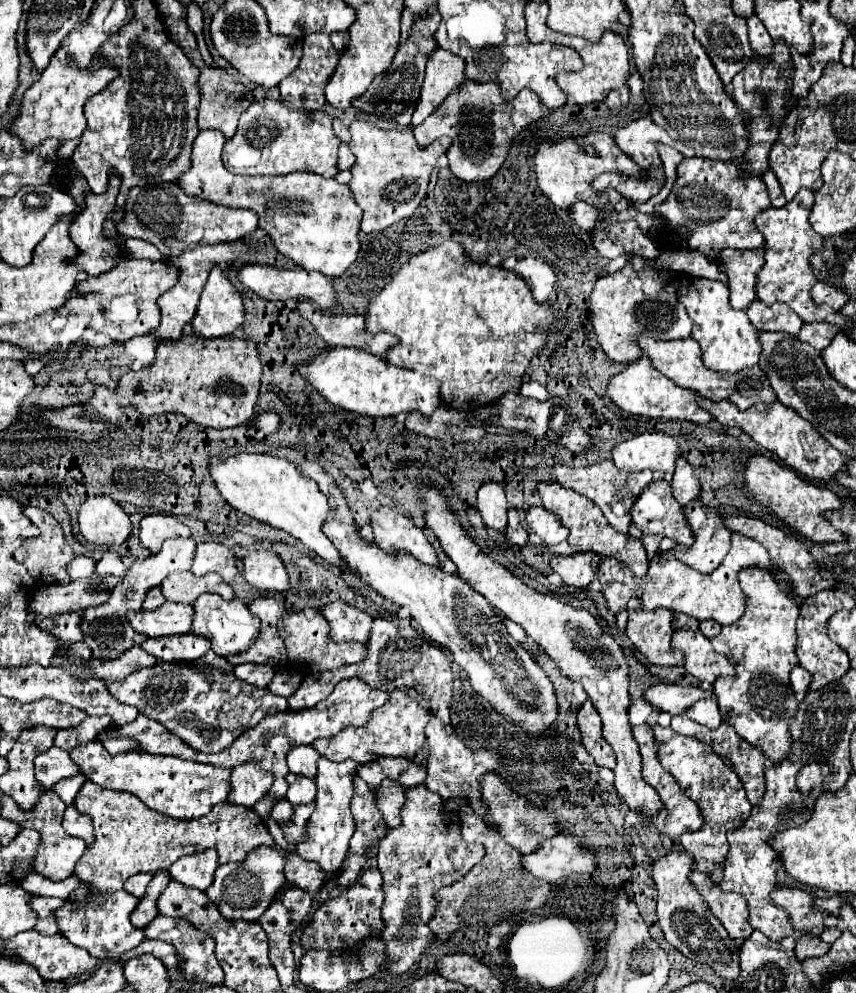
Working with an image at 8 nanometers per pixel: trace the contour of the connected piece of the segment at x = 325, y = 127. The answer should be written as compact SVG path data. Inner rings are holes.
M255 101L239 119L239 127L223 147L223 165L237 175L287 175L291 171L313 171L321 177L337 173L339 139L331 127L331 115L323 109L293 113L283 101Z

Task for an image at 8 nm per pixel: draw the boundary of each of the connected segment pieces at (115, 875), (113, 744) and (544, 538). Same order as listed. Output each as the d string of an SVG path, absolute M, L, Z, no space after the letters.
M85 781L77 793L75 807L81 813L91 815L95 827L95 843L77 861L75 875L101 891L117 891L131 875L137 873L169 869L179 857L193 851L215 849L219 863L229 863L245 859L259 845L273 845L273 837L269 835L265 821L261 817L253 817L253 811L243 805L219 803L209 815L197 819L173 819L149 809L133 793L111 791Z
M103 739L101 741L105 745L105 749L111 753L111 755L117 755L117 753L123 753L123 751L131 751L131 749L137 749L137 745L129 745L129 741L123 741L123 739Z
M539 505L531 507L525 513L525 521L527 521L527 529L533 535L537 535L541 539L541 543L547 547L555 547L555 545L563 543L569 535L569 531L557 521L557 517Z

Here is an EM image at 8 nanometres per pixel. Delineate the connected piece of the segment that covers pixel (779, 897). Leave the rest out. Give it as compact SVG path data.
M775 889L771 893L775 907L783 907L789 913L789 923L795 931L813 935L823 933L823 913L813 909L813 897L801 889Z

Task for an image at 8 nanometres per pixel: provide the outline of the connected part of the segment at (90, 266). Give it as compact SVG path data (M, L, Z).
M113 175L113 179L109 179L109 187L105 193L95 195L95 193L85 193L85 207L81 213L75 215L71 227L69 227L69 235L77 245L77 257L71 261L71 265L75 265L77 269L89 273L89 275L101 275L113 267L117 267L117 263L121 261L123 253L119 251L119 247L113 247L113 243L105 243L105 239L101 239L101 231L105 231L105 219L115 211L117 205L117 195L119 195L119 181L117 175Z

